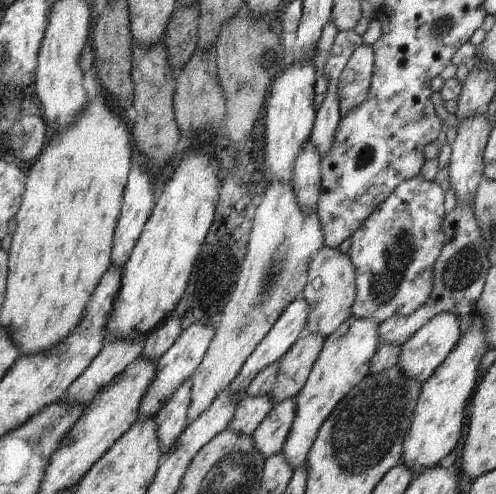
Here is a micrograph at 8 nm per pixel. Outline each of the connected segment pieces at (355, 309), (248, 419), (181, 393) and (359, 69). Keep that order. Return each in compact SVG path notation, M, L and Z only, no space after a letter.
M414 176L409 180L403 181L392 192L391 196L388 196L377 208L370 214L370 217L362 224L362 228L358 228L352 236L352 247L350 248L348 255L352 256L353 266L356 270L355 284L356 284L356 297L354 303L350 308L350 316L356 319L360 318L374 318L378 323L385 322L392 316L408 316L412 314L414 310L417 310L422 306L428 298L430 298L430 292L432 292L432 270L438 256L440 256L444 245L444 234L442 232L443 219L445 218L445 192L435 181L423 180L422 176Z
M270 394L256 396L256 398L246 395L239 401L228 429L232 432L238 432L238 434L251 436L260 426L262 420L265 420L266 416L270 414L274 405Z
M186 378L182 386L170 396L170 400L160 408L154 418L156 420L156 434L160 440L160 453L168 453L174 448L177 439L187 426L188 408L190 408L190 392L192 392L192 378Z
M362 44L350 56L338 84L340 117L360 106L368 98L374 71L375 55L372 45Z

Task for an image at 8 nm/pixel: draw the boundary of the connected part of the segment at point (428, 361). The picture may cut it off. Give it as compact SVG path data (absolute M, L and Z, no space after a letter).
M442 312L434 316L434 318L432 318L430 322L426 322L424 327L420 328L403 347L398 362L400 370L402 370L408 378L414 378L414 380L420 383L426 382L426 380L434 374L434 370L444 362L444 358L447 358L448 354L452 352L454 346L456 346L458 340L460 340L460 336L460 322L458 321L457 315L452 314L452 312Z

